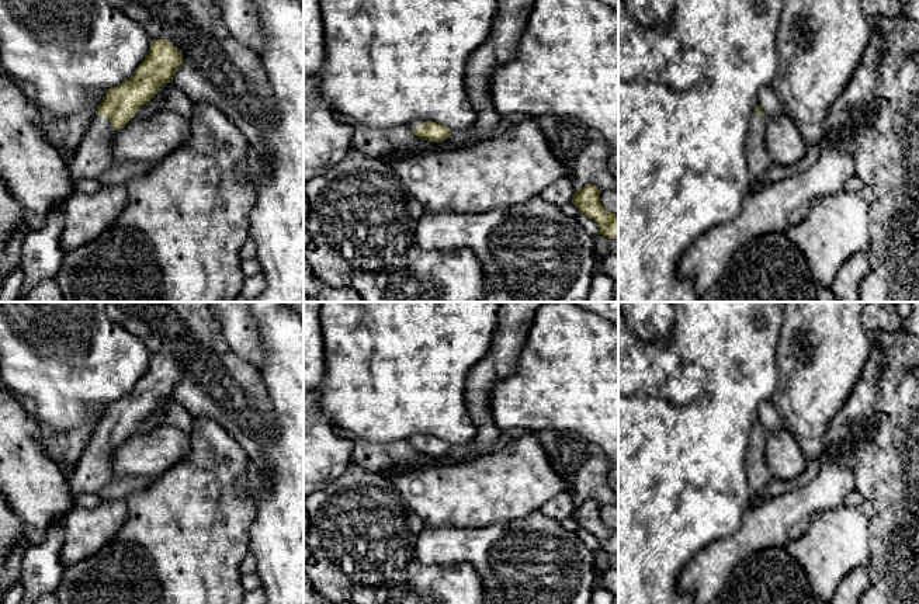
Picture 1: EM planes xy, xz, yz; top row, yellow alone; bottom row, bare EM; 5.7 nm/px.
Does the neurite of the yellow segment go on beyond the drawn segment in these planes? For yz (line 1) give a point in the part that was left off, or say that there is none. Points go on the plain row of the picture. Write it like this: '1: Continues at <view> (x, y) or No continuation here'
1: Continues at yz (756, 469)

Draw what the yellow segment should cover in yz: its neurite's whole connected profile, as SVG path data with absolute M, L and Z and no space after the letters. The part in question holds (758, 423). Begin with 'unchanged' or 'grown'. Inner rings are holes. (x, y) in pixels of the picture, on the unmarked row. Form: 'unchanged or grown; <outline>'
grown; M757 420L750 430L750 440L745 452L745 471L748 475L748 485L753 494L759 493L770 480L771 473L764 459L766 433Z

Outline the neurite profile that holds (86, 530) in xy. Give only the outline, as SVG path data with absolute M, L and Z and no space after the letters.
M126 499L101 500L96 508L76 506L63 520L60 563L69 567L96 555L128 518Z

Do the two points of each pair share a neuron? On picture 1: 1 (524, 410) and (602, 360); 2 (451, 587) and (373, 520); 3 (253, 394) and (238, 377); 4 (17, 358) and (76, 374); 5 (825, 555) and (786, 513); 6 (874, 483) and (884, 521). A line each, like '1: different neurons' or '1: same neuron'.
1: same neuron
2: same neuron
3: same neuron
4: same neuron
5: different neurons
6: same neuron

